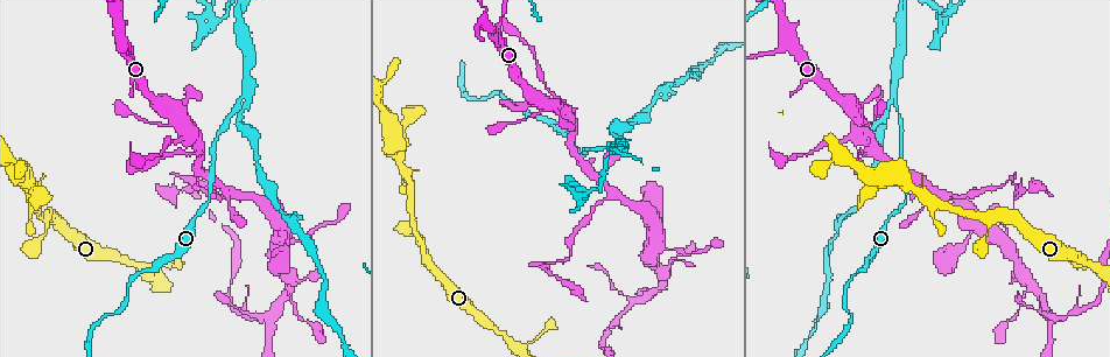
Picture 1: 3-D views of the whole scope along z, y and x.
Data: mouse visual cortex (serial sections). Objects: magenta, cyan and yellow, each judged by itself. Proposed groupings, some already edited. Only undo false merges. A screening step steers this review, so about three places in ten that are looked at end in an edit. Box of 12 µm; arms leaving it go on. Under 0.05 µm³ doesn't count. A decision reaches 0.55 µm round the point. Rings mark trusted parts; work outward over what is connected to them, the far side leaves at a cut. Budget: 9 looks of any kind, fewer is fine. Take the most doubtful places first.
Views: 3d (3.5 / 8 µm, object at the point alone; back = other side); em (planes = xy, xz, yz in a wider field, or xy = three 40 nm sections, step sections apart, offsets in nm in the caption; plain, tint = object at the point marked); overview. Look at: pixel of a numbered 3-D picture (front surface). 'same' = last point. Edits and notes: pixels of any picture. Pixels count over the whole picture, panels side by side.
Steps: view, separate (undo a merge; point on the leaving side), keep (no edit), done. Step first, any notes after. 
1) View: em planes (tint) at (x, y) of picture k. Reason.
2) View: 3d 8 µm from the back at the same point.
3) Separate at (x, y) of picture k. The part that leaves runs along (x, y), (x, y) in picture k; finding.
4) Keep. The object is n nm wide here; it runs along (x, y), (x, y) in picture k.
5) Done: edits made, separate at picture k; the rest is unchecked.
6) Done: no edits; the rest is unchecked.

View: 3d 3.5 µm at (895, 94) of picture 1. A fork.

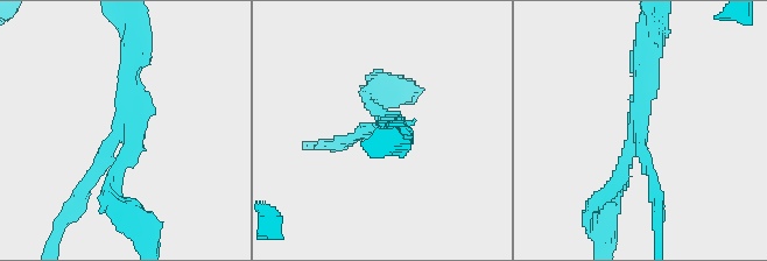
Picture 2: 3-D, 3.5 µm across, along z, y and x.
View: em xy step 3 (tint) at (121, 132) of picture 2. Need the tissue.

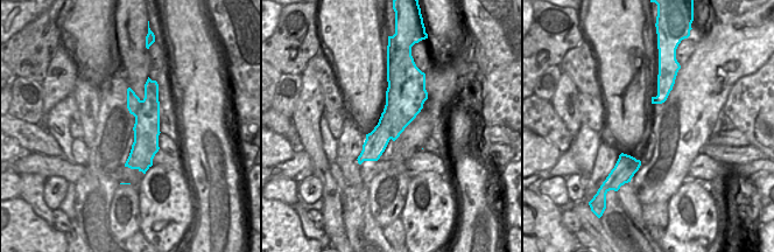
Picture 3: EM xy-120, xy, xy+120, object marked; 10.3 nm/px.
Separate at (145, 104) of picture 2. The object is 360 nm wide here; the part that leaves runs along (121, 134), (128, 148), (107, 195), (133, 210) in picture 2; two cells meet here.

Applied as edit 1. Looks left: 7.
View: overview.

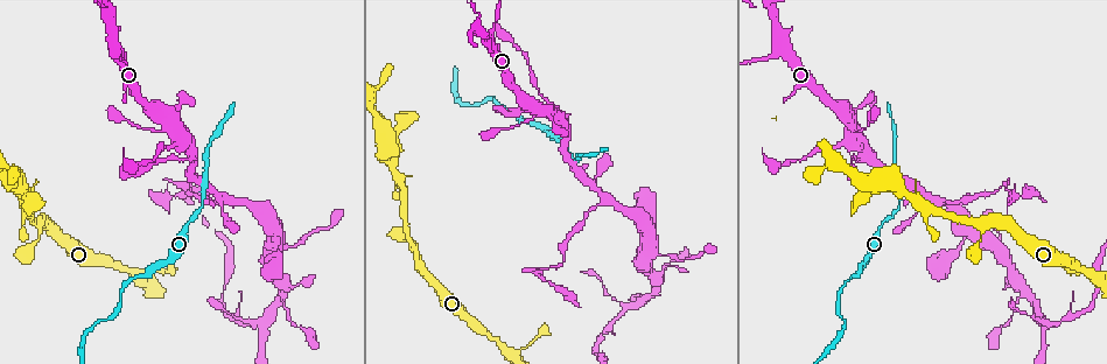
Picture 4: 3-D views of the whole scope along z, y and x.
View: 3d 3.5 µm at (541, 95) of picture 4. A narrow waist.

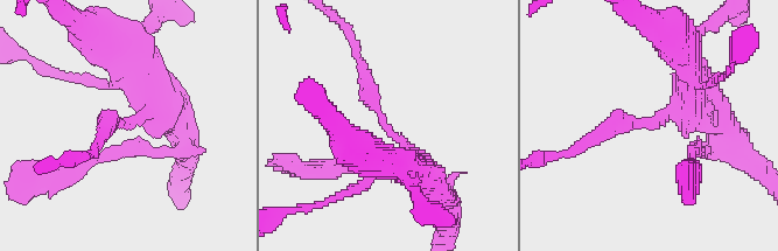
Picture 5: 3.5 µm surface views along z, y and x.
View: em xy step 3 (tint) at (128, 123) of picture 5. The arms are 250, 450 nm wide; now the EM.

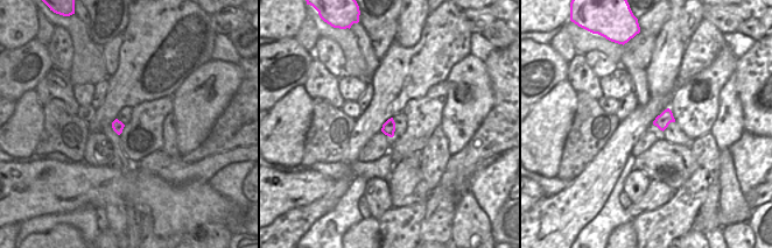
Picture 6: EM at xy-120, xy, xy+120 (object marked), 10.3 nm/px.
Keep. The object is 140 nm wide here; it runs along (692, 78), (692, 104), (587, 139) in picture 5; all the same cell.

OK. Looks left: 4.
View: 3d 3.5 µm from the back at (607, 199) of picture 4. Abrupt turn.

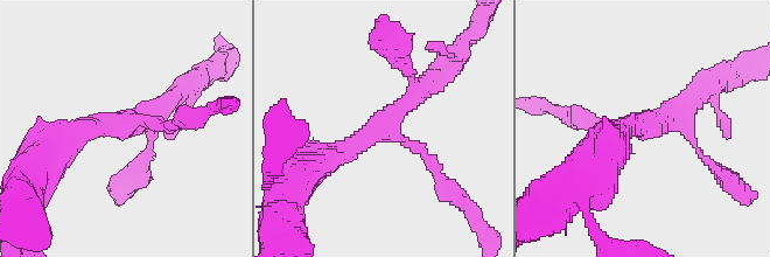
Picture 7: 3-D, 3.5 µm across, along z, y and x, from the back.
Keep. 3 arms meet here; the arms are 150, 300, 300 nm wide; it runs along (439, 75), (382, 126), (321, 159) in picture 7; all the same cell.

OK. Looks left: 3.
View: 3d 3.5 µm at (188, 187) of picture 4. Abrupt turn.

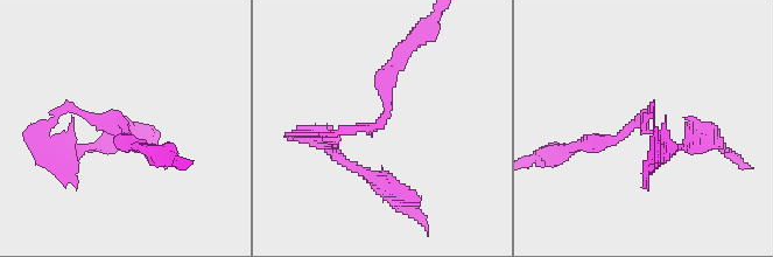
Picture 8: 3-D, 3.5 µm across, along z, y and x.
View: em xy step 5 (tint) at (640, 122) of picture 8. The arms are 100, 200 nm wide.

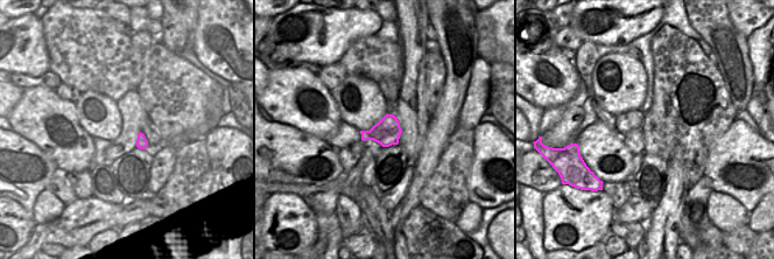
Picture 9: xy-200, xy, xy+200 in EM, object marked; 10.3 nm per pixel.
Keep. One cell here.

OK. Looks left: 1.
Done: edits made, separate at picture 2; the rest is unchecked.

